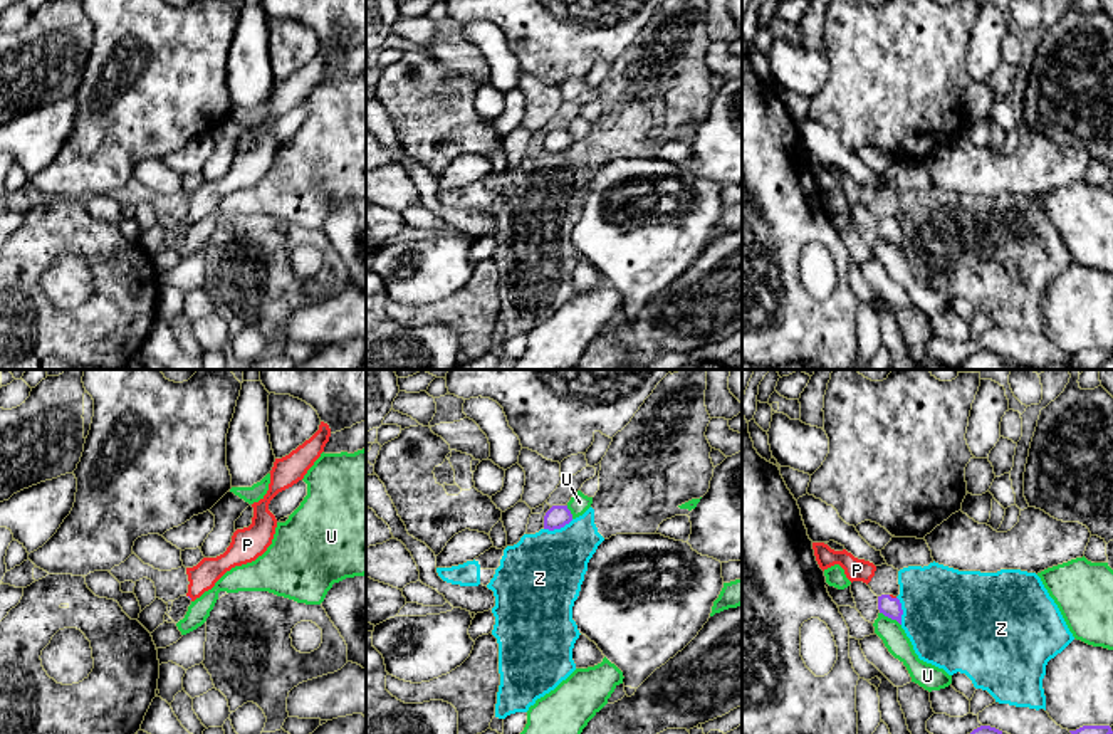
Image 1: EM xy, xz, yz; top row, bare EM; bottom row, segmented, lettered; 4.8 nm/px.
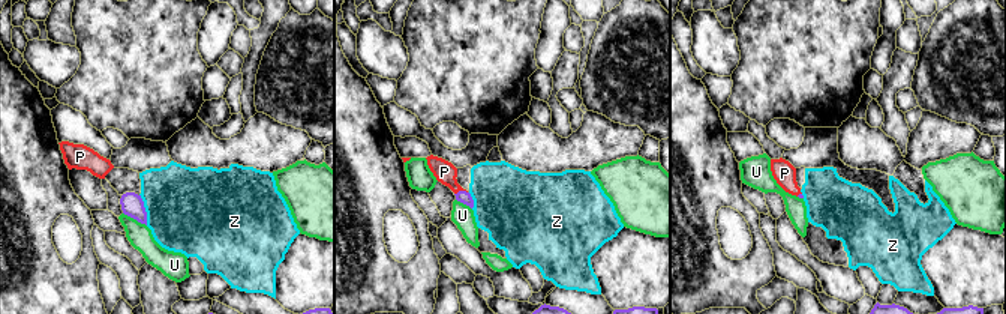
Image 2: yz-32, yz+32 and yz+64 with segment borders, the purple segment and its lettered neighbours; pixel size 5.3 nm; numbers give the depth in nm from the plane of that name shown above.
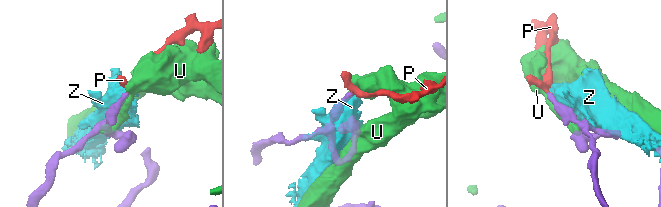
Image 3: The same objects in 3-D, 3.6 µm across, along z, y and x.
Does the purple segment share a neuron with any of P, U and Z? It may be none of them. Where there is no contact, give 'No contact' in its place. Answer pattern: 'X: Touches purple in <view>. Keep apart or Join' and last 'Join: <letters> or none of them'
P: Touches purple in yz. Join
U: Touches purple in yz. Keep apart
Z: Touches purple in xz. Keep apart
Join: P

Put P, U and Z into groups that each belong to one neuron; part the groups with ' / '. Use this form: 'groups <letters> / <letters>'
groups P / U / Z

